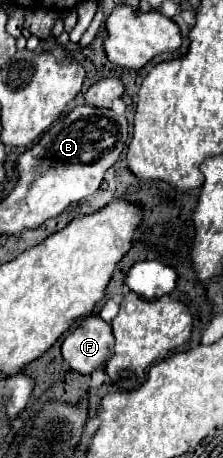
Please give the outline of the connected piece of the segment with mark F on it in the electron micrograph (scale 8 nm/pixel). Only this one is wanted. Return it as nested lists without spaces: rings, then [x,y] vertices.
[[[89,316],[63,340],[61,354],[73,372],[91,374],[111,358],[113,344],[111,324],[99,316]]]

